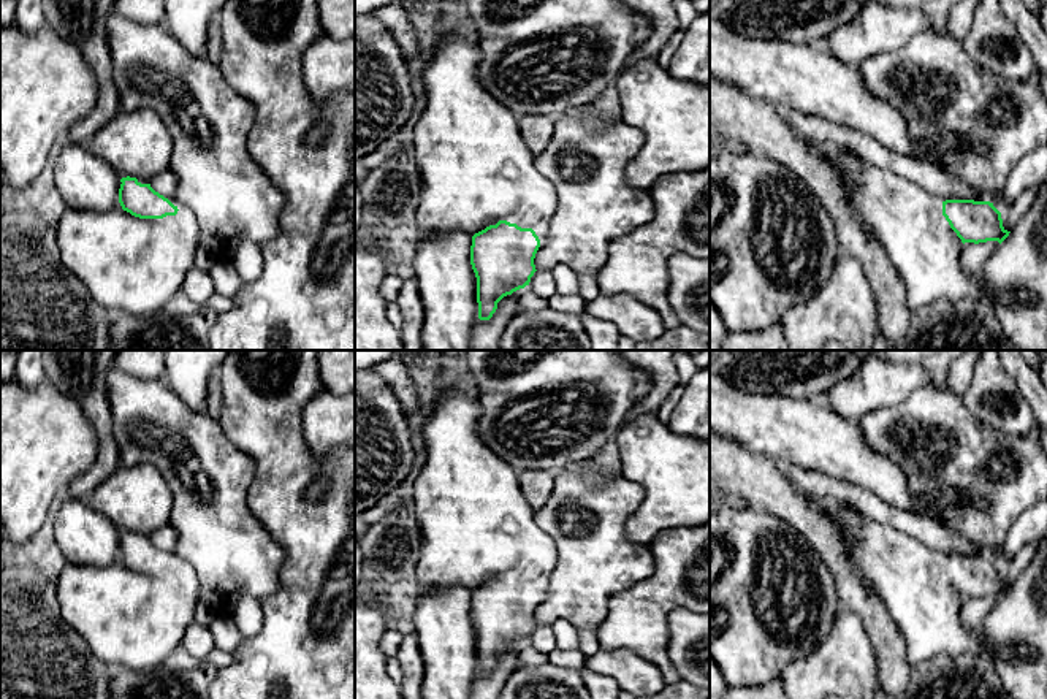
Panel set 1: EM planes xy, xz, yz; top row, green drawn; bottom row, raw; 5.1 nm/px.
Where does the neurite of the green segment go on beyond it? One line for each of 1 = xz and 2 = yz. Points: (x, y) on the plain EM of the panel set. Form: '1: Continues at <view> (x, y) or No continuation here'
1: Continues at xz (475, 523)
2: Continues at yz (906, 574)

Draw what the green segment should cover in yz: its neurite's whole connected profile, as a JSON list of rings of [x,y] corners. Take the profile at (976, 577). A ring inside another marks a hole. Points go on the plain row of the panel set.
[[[809,491],[805,496],[838,523],[857,571],[900,629],[912,669],[938,655],[955,659],[971,655],[985,664],[995,655],[1004,661],[1012,656],[1034,659],[1034,650],[1026,645],[992,645],[979,628],[961,625],[965,598],[1001,599],[1011,588],[993,558],[941,552],[847,507],[841,498]]]

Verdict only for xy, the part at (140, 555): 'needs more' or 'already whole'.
needs more

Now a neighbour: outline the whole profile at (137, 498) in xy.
[[[152,464],[119,466],[87,499],[120,534],[150,536],[169,525],[173,493]]]

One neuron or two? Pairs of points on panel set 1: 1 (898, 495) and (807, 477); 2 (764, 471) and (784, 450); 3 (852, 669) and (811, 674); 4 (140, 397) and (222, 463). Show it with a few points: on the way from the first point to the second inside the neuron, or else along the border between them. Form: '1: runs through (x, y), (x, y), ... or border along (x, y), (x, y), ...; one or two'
1: border along (822, 473), (870, 490), (890, 504); two
2: border along (740, 444), (753, 452), (770, 457), (780, 466); two
3: runs through (843, 669), (829, 669), (821, 674); one
4: runs through (160, 417), (173, 430), (187, 435), (201, 449); one

